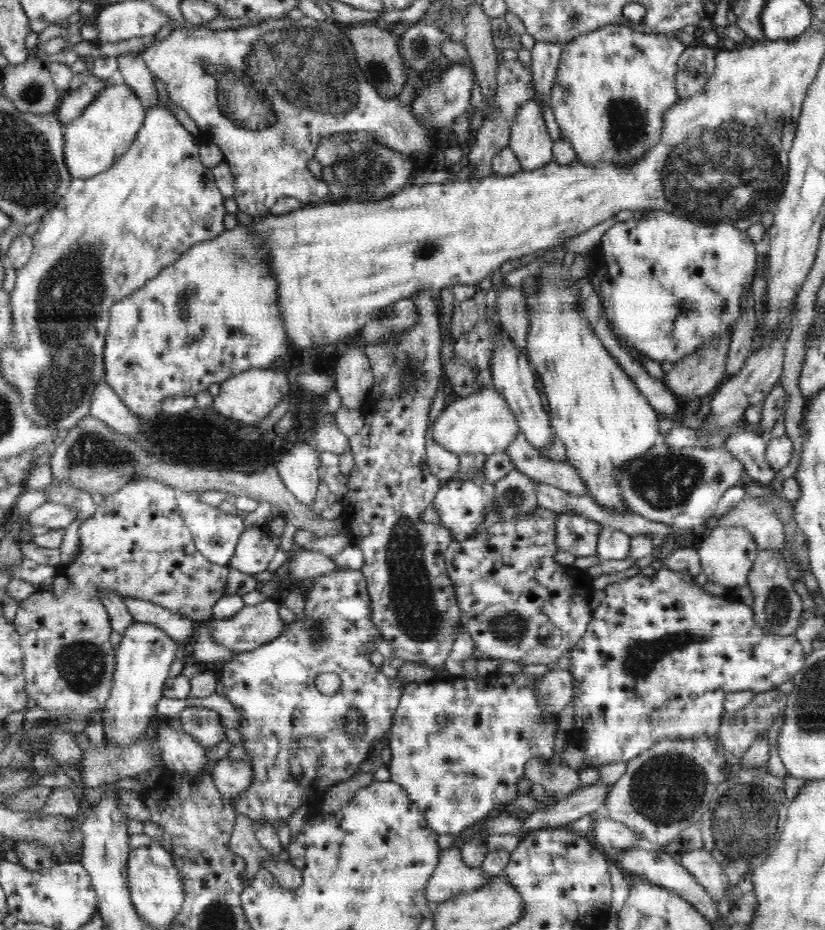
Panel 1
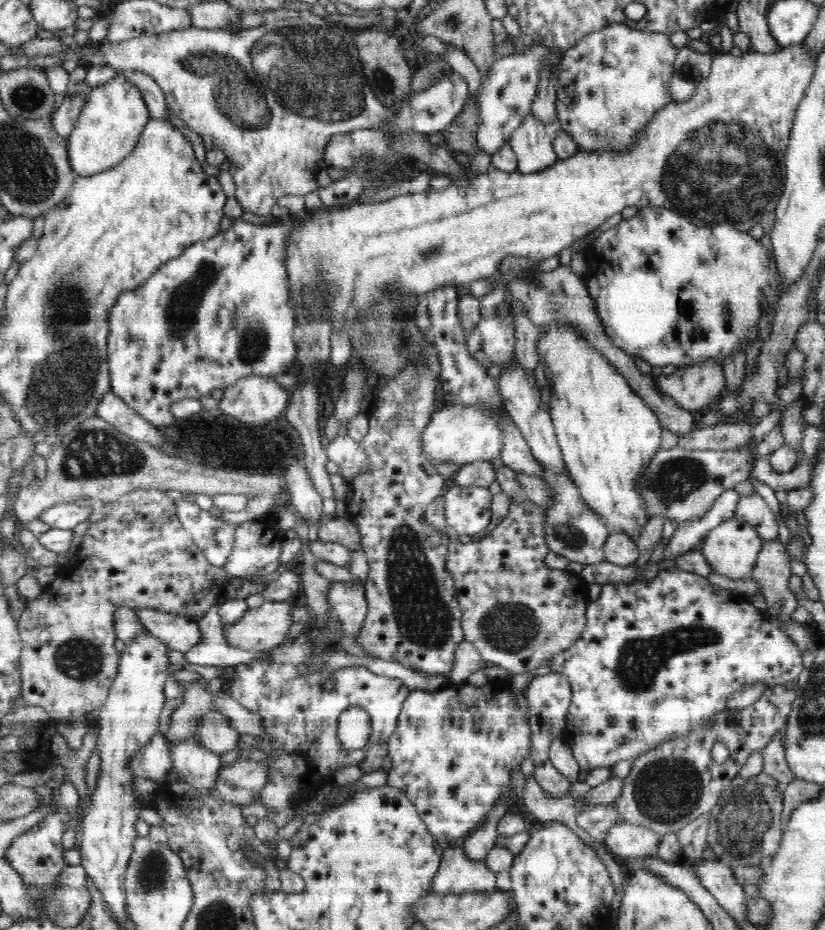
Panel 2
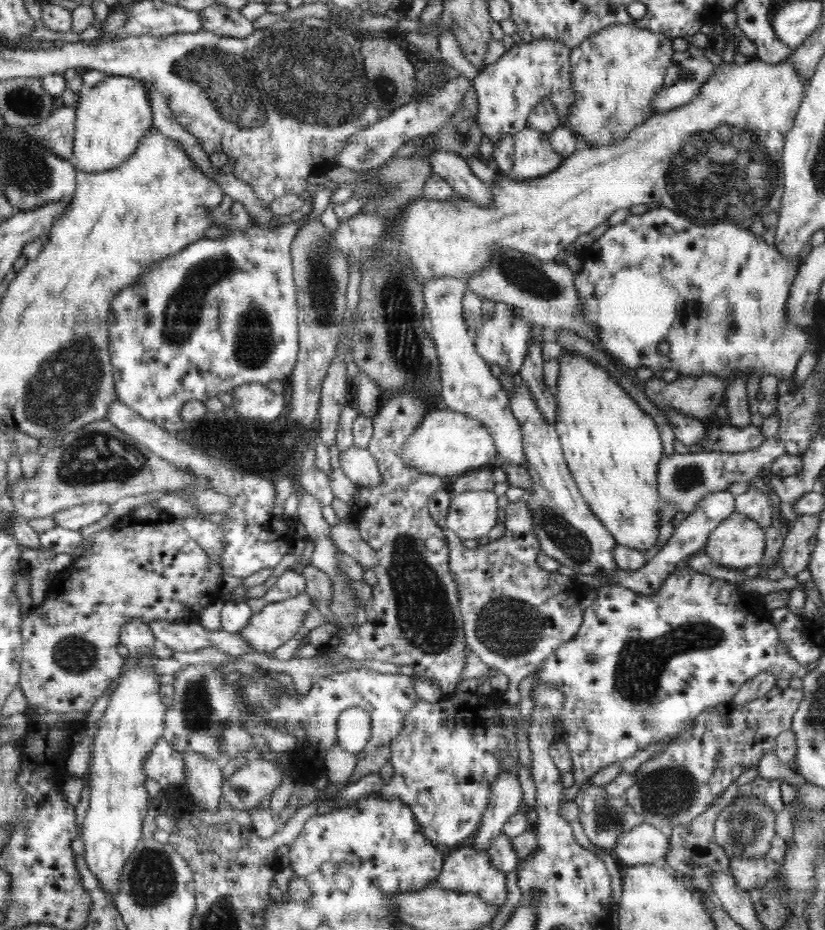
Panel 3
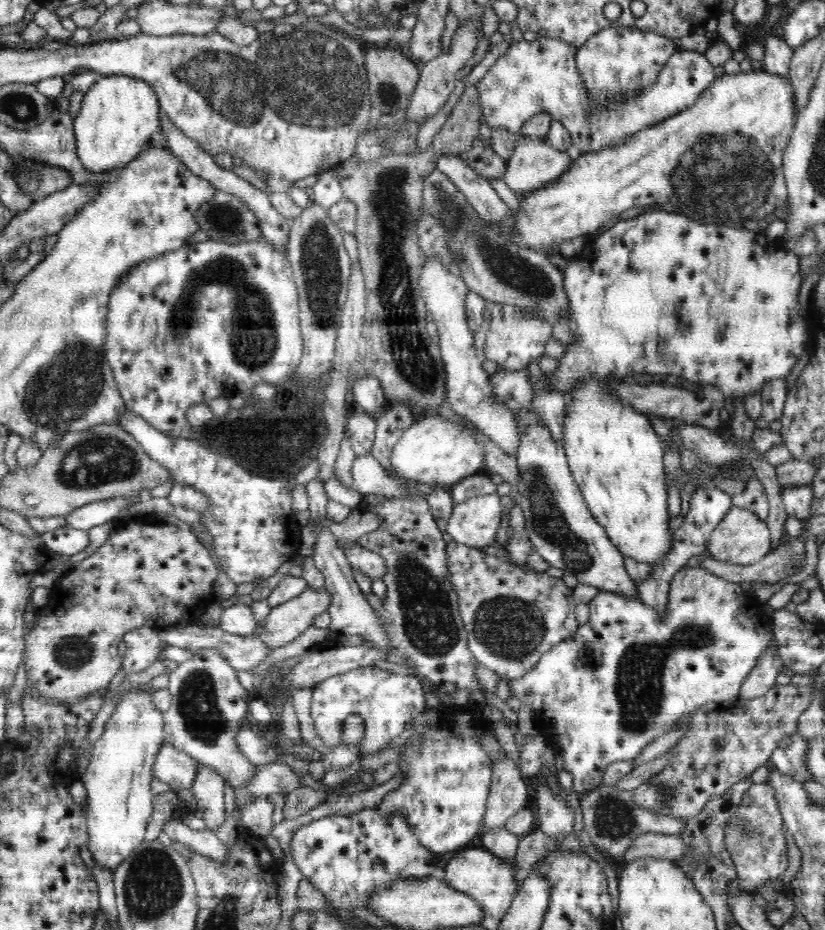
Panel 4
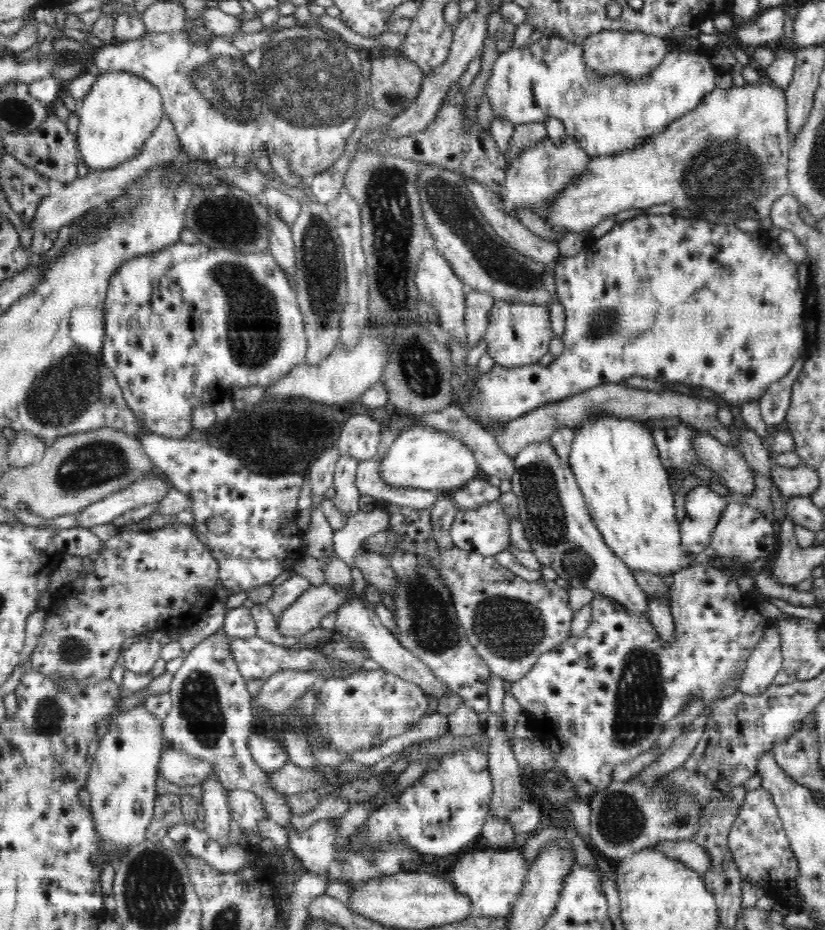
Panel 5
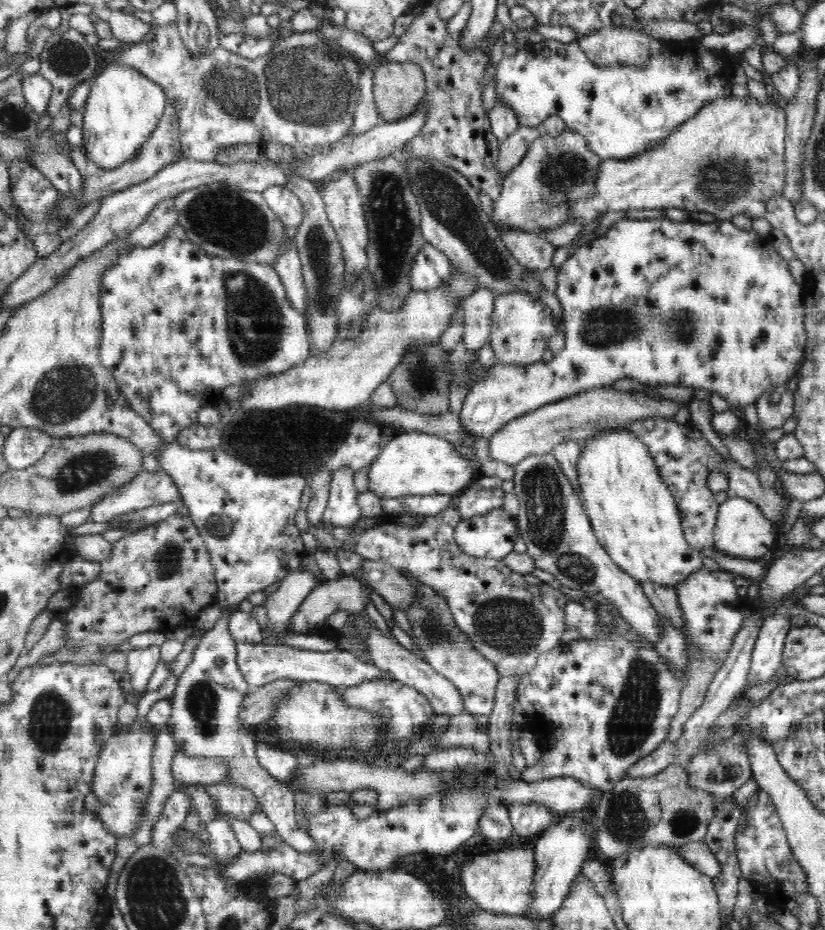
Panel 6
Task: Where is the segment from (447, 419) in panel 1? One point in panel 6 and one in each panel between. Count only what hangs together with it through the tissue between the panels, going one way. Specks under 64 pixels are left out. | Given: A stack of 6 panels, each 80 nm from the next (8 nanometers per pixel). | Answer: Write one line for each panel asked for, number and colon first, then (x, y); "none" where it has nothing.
2: (461, 434)
3: (448, 443)
4: (435, 450)
5: (423, 457)
6: (412, 463)

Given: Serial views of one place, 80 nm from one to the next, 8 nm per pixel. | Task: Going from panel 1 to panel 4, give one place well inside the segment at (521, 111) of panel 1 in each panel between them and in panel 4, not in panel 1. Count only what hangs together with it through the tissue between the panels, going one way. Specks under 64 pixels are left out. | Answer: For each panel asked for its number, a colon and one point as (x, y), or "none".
2: (532, 142)
3: (534, 157)
4: (535, 163)

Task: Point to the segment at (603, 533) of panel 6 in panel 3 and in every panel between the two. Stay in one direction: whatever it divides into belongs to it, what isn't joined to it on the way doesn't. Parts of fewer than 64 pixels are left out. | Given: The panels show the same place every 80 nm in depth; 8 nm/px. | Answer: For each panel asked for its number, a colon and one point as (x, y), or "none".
3: (612, 448)
4: (616, 458)
5: (615, 461)

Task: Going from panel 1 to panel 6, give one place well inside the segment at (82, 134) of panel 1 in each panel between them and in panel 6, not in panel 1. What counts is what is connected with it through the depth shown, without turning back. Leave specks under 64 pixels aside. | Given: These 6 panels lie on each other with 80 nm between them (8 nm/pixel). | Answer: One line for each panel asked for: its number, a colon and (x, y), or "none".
2: (115, 114)
3: (111, 119)
4: (118, 115)
5: (121, 110)
6: (124, 107)

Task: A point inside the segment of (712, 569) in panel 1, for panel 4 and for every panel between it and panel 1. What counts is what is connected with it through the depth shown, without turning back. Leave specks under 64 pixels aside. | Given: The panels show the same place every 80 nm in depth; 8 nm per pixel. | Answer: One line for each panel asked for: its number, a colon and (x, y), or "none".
2: (731, 549)
3: (738, 542)
4: (741, 538)

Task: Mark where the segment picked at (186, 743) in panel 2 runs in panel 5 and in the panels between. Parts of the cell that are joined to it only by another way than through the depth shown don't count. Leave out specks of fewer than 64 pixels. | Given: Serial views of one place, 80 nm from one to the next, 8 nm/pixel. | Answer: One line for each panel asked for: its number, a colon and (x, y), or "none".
3: (203, 778)
4: (208, 786)
5: (214, 811)

